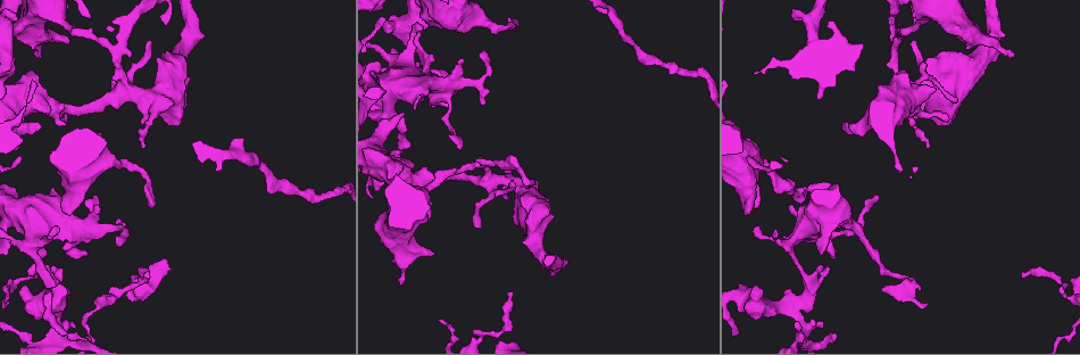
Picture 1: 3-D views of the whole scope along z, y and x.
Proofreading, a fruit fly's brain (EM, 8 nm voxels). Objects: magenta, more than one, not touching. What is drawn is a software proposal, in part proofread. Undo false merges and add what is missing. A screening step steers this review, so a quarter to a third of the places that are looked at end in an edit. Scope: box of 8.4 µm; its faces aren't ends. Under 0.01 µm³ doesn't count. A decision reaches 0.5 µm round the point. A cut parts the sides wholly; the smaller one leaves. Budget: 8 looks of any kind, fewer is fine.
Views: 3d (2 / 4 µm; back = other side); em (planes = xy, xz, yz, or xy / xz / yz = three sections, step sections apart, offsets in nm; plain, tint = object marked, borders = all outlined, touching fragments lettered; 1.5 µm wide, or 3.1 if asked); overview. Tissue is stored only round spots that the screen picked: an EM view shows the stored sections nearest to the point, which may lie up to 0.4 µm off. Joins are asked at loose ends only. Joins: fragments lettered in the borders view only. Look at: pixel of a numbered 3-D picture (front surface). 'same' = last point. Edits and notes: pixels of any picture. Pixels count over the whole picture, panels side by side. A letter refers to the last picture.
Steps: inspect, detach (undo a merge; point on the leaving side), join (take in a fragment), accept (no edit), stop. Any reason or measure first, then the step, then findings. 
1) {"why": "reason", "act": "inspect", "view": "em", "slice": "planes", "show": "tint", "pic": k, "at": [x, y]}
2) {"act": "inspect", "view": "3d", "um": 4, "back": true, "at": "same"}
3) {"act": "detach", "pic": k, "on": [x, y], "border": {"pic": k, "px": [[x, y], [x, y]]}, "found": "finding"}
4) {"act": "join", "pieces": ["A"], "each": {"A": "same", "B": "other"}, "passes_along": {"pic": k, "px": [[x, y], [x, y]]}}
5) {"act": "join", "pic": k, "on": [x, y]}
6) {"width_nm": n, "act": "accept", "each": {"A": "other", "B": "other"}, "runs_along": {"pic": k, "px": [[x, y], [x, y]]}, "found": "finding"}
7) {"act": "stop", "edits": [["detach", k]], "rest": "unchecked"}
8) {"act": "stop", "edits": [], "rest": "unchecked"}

{"why": "three-way junction", "act": "inspect", "view": "3d", "um": 2, "pic": 1, "at": [439, 87]}

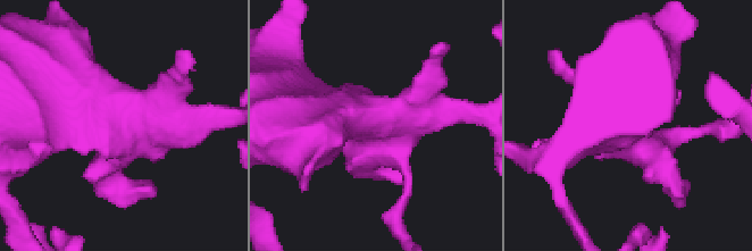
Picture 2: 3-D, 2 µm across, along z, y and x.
{"act": "inspect", "view": "em", "slice": "xz", "step": 4, "show": "tint", "pic": 2, "at": [373, 120]}

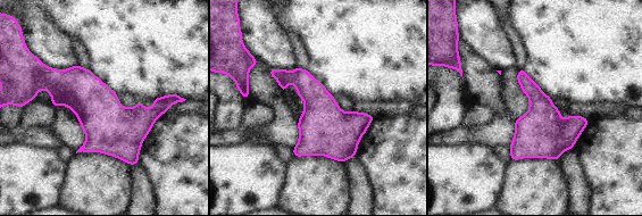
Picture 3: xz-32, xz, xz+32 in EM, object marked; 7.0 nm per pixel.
{"act": "inspect", "view": "em", "slice": "planes", "show": "borders", "at": "same"}

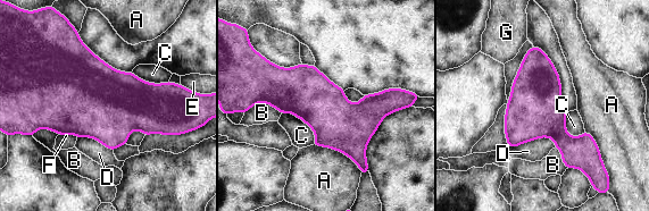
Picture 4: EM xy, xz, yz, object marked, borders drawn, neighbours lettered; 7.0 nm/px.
{"act": "accept", "each": {"A": "other", "B": "other", "C": "other", "D": "other", "E": "other", "F": "other", "G": "other"}, "border": {"pic": 4, "px": [[281, 114], [299, 117], [315, 142]]}, "found": "continuous, no second neuron"}

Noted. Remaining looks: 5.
{"why": "branch stops here", "act": "inspect", "view": "em", "slice": "planes", "show": "borders", "pic": 1, "at": [933, 88]}

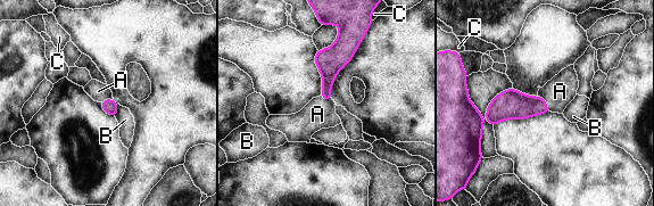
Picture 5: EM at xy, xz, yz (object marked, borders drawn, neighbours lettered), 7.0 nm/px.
{"longest_contact_nm": ["A", 140], "act": "join", "pieces": ["A"], "each": {"A": "same", "B": "other", "C": "other"}, "passes_along": {"pic": 5, "px": [[511, 104], [545, 101], [560, 91]]}, "found": "it goes on there"}

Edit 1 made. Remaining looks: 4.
{"act": "inspect", "view": "overview"}

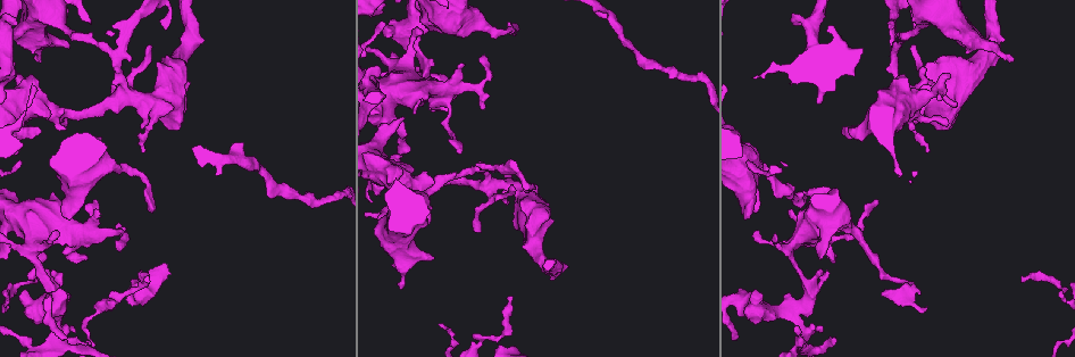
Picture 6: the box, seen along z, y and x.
{"act": "inspect", "view": "3d", "um": 2, "pic": 6, "at": [36, 58]}

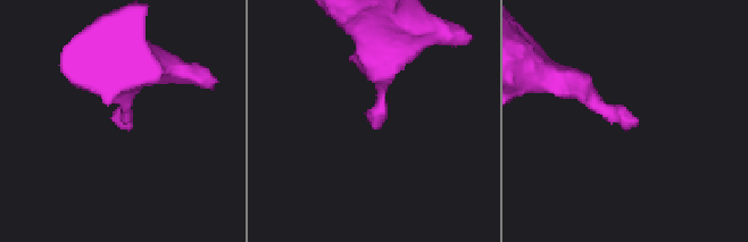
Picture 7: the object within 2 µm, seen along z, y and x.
{"why": "now the EM", "act": "inspect", "view": "em", "slice": "planes", "show": "plain", "pic": 7, "at": [638, 120]}

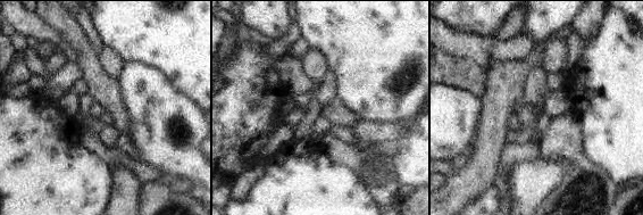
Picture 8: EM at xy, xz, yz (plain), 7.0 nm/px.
{"act": "inspect", "view": "em", "slice": "planes", "show": "borders", "at": "same"}

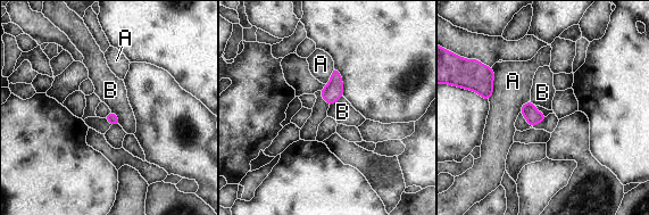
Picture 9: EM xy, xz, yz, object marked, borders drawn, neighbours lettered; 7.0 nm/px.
{"longest_contact_nm": ["A", 240], "act": "accept", "each": {"A": "other", "B": "other"}, "border": {"pic": 9, "px": [[111, 110], [119, 124]]}, "found": "no lettered fragment goes on from it"}

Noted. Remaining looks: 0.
{"act": "stop", "edits": [["join", 5]], "rest": "unchecked"}

